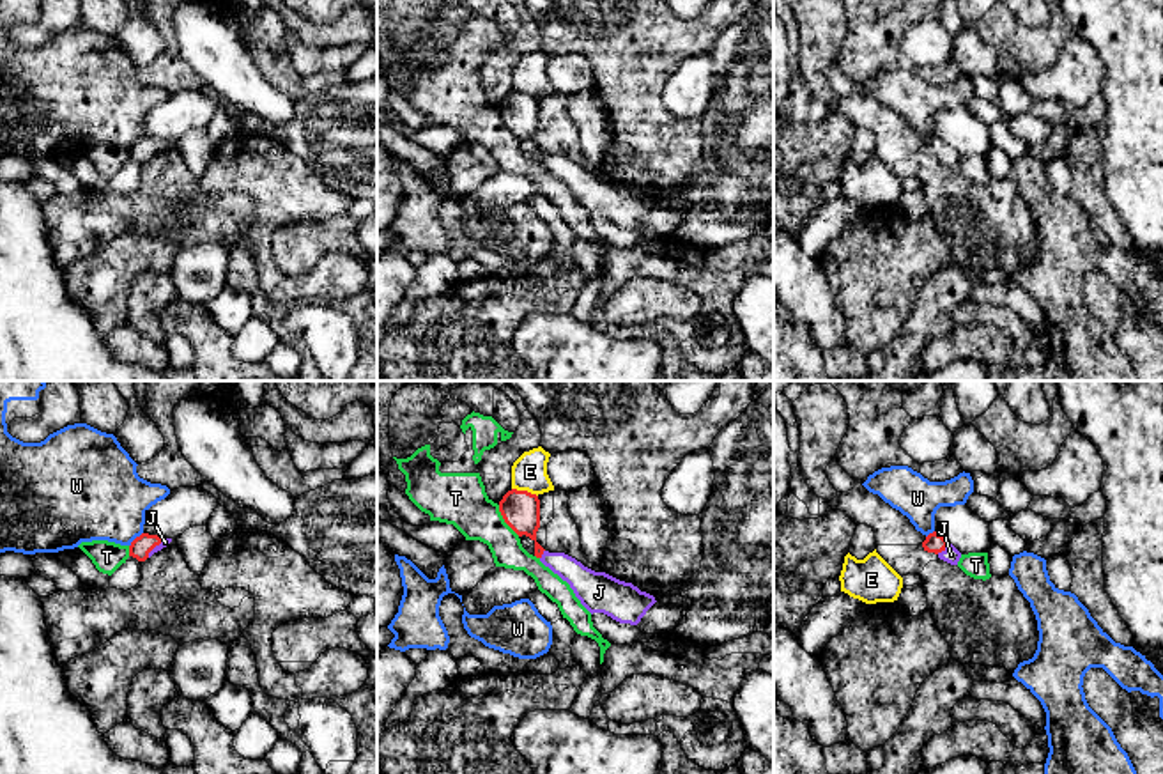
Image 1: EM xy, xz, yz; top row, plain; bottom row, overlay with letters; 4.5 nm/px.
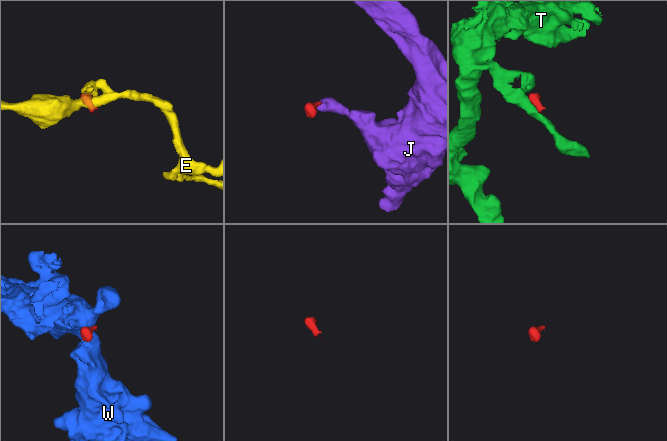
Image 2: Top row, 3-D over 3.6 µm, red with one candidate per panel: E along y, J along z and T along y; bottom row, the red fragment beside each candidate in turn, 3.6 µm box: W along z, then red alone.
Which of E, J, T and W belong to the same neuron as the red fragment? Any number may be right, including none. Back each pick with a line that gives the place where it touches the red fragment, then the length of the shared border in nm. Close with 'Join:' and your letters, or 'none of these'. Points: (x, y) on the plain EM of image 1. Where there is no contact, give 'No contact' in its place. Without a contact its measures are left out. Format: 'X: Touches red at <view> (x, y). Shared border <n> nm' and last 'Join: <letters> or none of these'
J: Touches red at yz (942, 153). Shared border 80 nm
Join: J

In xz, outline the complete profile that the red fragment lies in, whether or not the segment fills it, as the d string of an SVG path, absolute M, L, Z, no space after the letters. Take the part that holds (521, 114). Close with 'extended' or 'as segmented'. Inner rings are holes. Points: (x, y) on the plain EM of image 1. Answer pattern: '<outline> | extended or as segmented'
M508 94L499 104L504 126L519 138L535 145L535 159L570 188L581 207L593 218L604 216L620 227L637 228L657 205L632 186L605 175L595 175L565 156L549 156L536 145L540 131L540 103L528 94Z | extended

